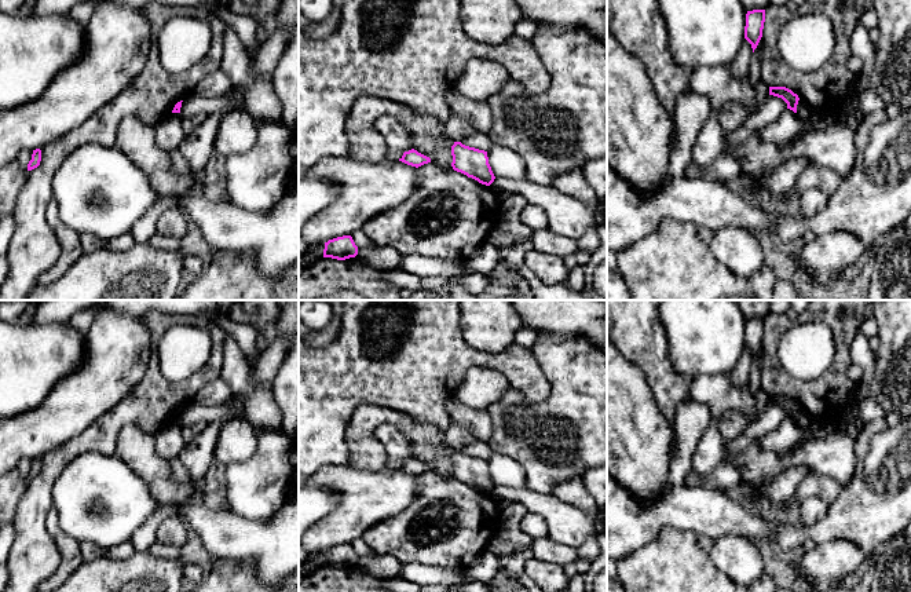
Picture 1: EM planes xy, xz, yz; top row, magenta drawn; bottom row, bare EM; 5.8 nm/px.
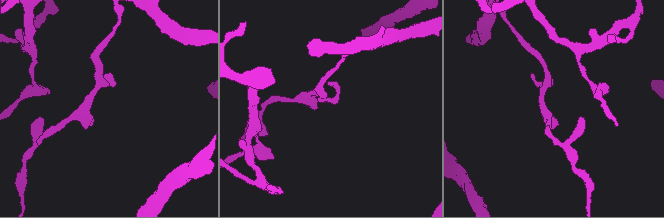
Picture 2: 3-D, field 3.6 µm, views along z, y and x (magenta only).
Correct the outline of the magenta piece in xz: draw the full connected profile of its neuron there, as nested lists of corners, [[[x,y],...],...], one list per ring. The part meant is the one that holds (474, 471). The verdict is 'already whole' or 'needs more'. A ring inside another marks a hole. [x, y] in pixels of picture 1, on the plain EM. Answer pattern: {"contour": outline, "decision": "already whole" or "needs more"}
{"contour": [[[454,450],[451,454],[451,464],[451,475],[454,479],[486,494],[494,490],[495,485],[489,472],[487,460],[465,454],[461,450]]], "decision": "already whole"}

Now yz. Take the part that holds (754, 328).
{"contour": [[[765,318],[747,319],[744,347],[751,352],[753,361],[762,346],[764,330],[765,330]]], "decision": "already whole"}

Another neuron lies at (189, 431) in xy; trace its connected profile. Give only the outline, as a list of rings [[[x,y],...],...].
[[[198,421],[194,424],[186,424],[183,425],[182,434],[186,442],[189,442],[190,439],[193,439],[195,435],[198,435],[200,432],[202,432],[208,425],[208,421]]]

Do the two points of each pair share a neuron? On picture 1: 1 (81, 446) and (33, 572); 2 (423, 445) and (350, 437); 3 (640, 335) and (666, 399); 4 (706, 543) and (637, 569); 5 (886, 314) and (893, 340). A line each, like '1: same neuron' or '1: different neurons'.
1: same neuron
2: same neuron
3: same neuron
4: different neurons
5: same neuron

